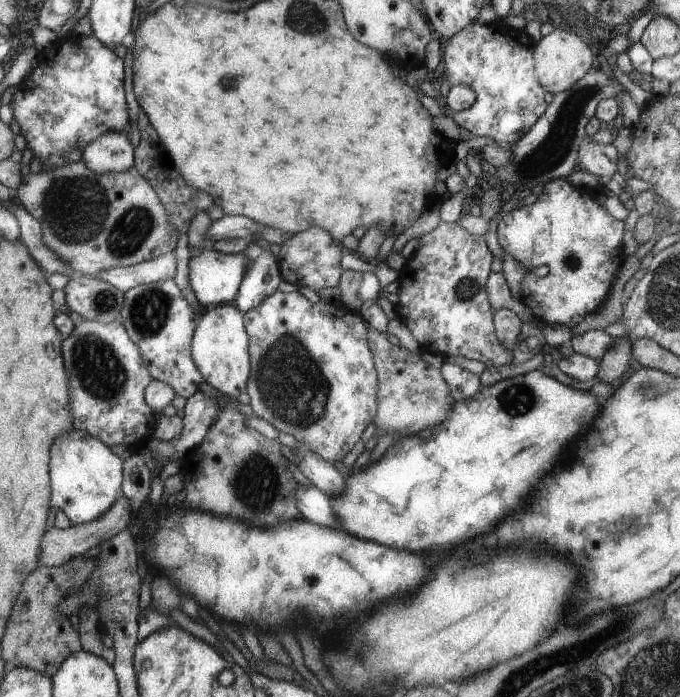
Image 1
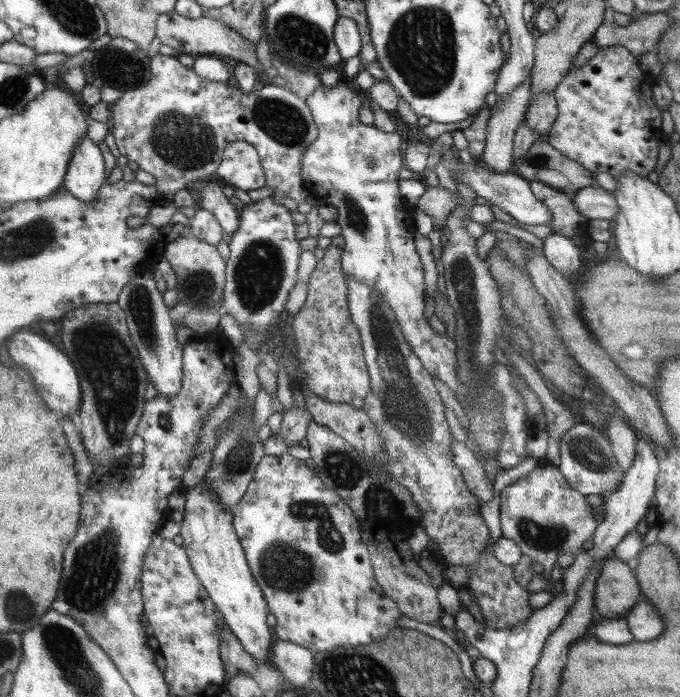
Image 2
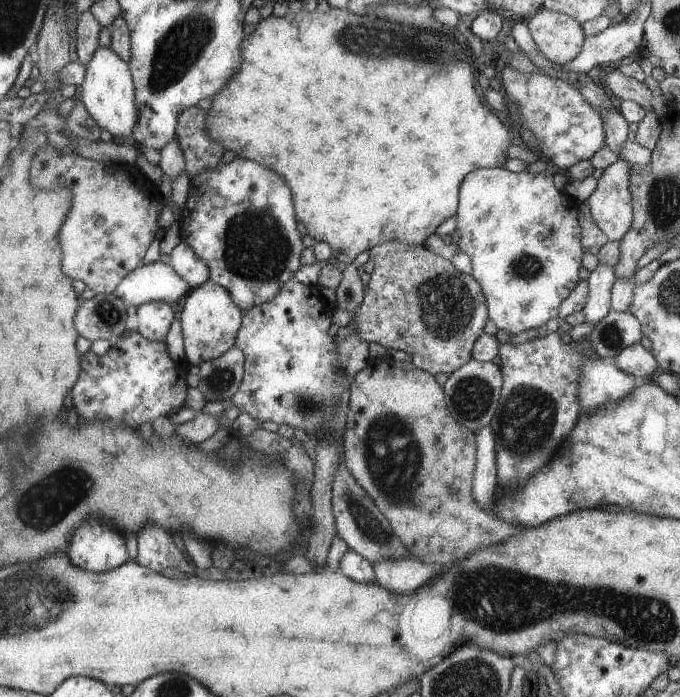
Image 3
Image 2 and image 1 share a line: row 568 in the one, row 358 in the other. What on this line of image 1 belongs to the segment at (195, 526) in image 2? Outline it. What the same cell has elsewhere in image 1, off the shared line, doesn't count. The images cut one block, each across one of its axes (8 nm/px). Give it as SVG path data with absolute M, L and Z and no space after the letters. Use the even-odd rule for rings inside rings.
M228 304L215 305L215 308L205 311L204 317L201 318L192 334L192 358L203 375L204 381L233 401L240 392L245 392L246 390L250 374L248 345L248 333L243 321L243 313Z

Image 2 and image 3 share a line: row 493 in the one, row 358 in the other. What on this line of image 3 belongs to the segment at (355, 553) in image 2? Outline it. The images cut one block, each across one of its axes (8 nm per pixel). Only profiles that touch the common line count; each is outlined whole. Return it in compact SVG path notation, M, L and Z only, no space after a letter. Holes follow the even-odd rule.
M290 279L284 283L284 286L280 289L280 293L276 297L271 298L268 302L261 305L253 306L252 309L248 309L243 312L243 321L240 323L240 331L236 334L236 346L243 352L244 355L244 368L241 382L239 382L239 388L235 390L233 396L230 398L230 404L237 406L240 412L245 412L251 416L257 423L273 422L277 425L286 424L291 428L297 428L303 430L307 435L317 434L317 430L321 430L321 422L325 422L324 418L329 418L333 414L333 406L337 406L337 402L340 401L340 396L348 389L350 385L345 380L345 374L341 372L339 366L337 366L337 350L336 345L329 336L327 336L327 330L329 330L329 316L331 316L331 308L327 308L329 304L323 300L322 296L319 296L317 292L309 292L309 288L315 288L315 286L304 286L303 283L296 282L295 279Z

